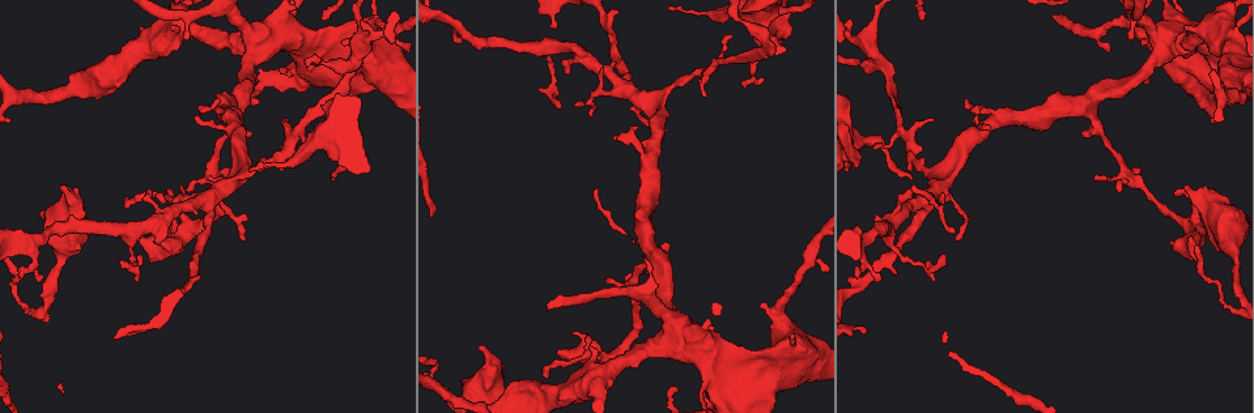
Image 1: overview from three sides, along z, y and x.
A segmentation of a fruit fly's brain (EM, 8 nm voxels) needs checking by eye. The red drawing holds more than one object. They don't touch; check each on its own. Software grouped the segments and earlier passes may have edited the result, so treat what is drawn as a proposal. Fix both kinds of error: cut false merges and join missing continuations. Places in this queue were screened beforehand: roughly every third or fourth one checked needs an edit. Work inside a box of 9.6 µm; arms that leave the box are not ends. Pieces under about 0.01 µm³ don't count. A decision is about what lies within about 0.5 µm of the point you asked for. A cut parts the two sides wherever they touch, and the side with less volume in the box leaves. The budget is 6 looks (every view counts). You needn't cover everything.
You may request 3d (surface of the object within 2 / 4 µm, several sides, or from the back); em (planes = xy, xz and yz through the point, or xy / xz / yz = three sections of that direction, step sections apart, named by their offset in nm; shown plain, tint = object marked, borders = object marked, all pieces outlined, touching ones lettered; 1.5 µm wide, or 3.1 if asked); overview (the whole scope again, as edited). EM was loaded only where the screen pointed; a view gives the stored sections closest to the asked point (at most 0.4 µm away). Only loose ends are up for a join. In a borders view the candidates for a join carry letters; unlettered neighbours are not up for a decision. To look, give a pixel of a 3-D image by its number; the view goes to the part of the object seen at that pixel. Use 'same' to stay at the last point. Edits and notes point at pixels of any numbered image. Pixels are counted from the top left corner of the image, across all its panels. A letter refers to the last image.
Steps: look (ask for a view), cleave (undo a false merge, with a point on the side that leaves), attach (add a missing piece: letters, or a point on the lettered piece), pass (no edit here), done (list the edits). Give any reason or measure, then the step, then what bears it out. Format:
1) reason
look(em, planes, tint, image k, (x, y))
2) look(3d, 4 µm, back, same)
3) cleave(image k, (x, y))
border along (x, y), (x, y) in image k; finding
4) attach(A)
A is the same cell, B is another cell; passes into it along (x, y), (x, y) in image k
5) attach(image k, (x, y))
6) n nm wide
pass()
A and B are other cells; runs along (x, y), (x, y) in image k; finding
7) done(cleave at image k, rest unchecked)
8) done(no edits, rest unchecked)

an open end
look(em, planes, borders, image 1, (1130, 38))

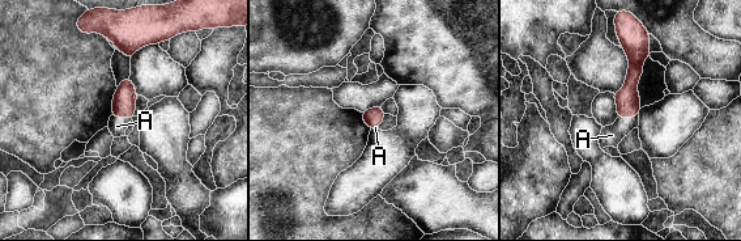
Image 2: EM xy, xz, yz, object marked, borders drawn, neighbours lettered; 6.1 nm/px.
120 nm wide
attach(A)
A is the same cell; passes into it along (627, 100), (627, 117), (612, 135) in image 2; the neuron continues

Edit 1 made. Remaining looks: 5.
free end
look(em, planes, borders, image 1, (608, 279))

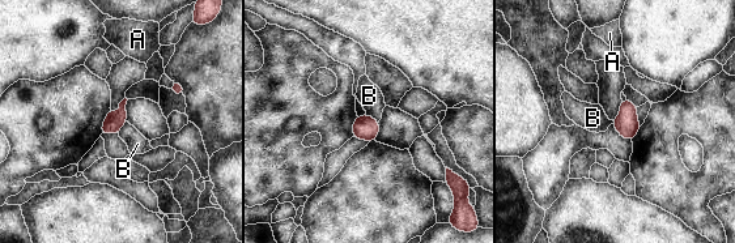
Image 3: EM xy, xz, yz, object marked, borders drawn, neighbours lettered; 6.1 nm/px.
pass()
A and B are other cells; border along (127, 122), (118, 133) in image 3; no lettered piece goes on from it

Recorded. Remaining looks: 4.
stops while still wide
look(3d, 2 µm, image 1, (62, 188))

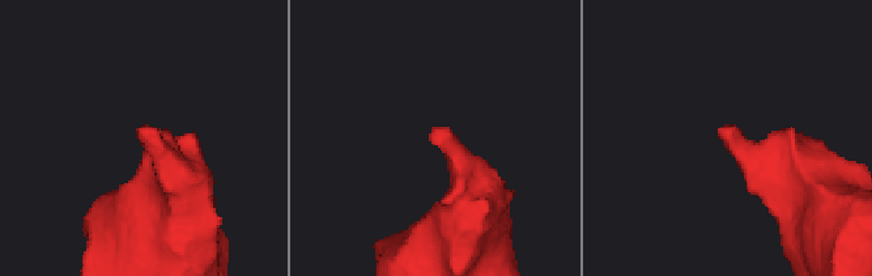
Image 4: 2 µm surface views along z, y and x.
look(em, planes, borders, image 4, (137, 129))

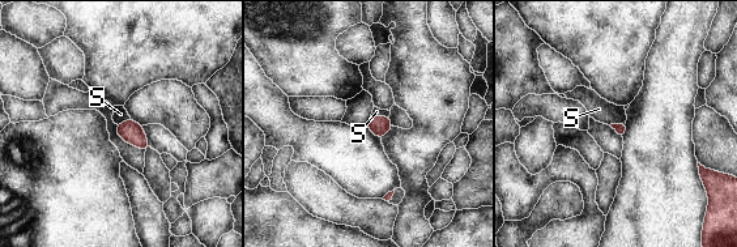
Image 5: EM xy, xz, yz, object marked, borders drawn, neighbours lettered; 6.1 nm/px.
attach(S)
S is the same cell; passes into it along (379, 126), (380, 116), (376, 111) in image 5; the neuron continues

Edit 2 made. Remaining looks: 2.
done(attach at image 2, attach at image 5, rest unchecked)

